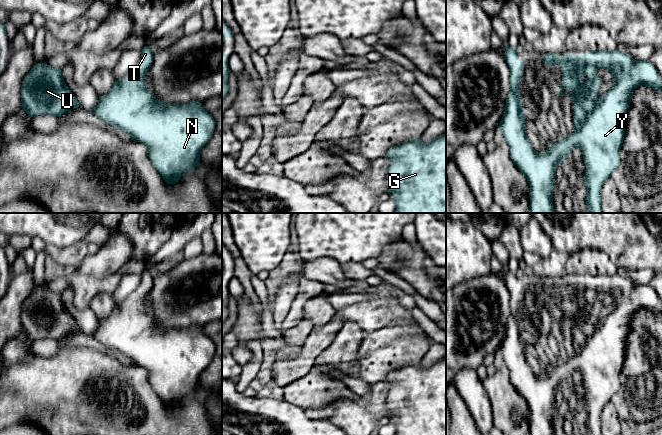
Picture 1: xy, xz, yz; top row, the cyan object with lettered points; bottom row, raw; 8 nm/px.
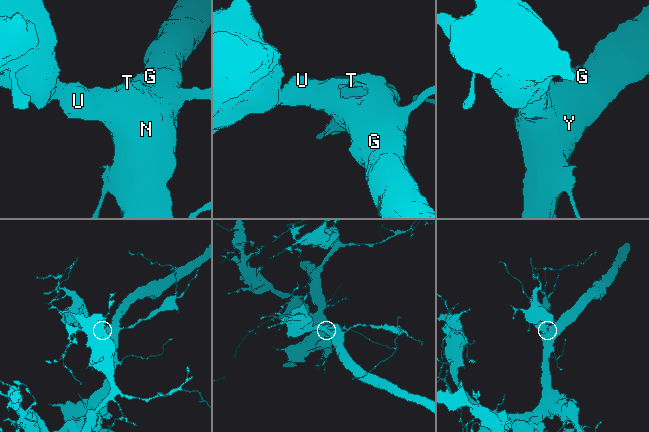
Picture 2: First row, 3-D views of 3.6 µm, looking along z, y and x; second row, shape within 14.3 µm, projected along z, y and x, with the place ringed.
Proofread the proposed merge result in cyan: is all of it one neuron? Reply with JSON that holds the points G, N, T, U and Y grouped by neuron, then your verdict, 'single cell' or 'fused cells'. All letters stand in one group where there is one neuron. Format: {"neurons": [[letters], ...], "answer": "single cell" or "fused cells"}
{"neurons": [["G", "N", "T", "U", "Y"]], "answer": "single cell"}

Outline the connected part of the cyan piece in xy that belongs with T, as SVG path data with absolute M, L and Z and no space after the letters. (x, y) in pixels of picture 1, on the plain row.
M151 270L143 271L139 287L123 302L115 304L111 314L99 320L98 328L89 335L105 347L120 352L134 365L146 369L150 384L162 402L167 408L175 408L186 396L195 395L195 391L201 389L201 373L211 363L216 347L199 325L178 329L158 324L145 305L152 287Z

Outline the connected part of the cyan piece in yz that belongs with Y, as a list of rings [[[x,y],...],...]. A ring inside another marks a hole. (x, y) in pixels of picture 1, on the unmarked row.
[[[508,268],[505,273],[506,286],[510,294],[510,313],[506,323],[505,336],[499,349],[502,351],[504,365],[509,370],[510,381],[513,387],[523,397],[530,409],[529,435],[555,435],[553,429],[553,409],[555,408],[556,393],[564,386],[564,382],[568,378],[571,378],[577,371],[581,373],[586,389],[584,409],[587,411],[586,428],[588,435],[602,435],[601,414],[605,405],[608,404],[612,397],[620,390],[620,374],[625,360],[626,338],[630,331],[633,315],[640,309],[644,309],[653,314],[662,314],[662,303],[657,293],[649,284],[636,285],[628,277],[621,275],[619,272],[616,272],[613,275],[588,275],[581,279],[568,277],[564,280],[559,280],[556,277],[546,277],[544,287],[547,290],[558,288],[562,293],[562,304],[565,302],[567,303],[565,307],[559,309],[559,319],[560,321],[563,321],[565,318],[569,318],[571,325],[574,327],[573,347],[575,354],[573,357],[569,358],[567,362],[560,362],[558,366],[551,368],[545,376],[538,377],[532,371],[532,368],[526,359],[526,340],[522,332],[521,319],[518,314],[520,305],[524,301],[524,286],[520,285],[518,282],[517,276],[519,274],[520,271],[514,273]],[[601,291],[612,297],[613,310],[602,321],[598,322],[597,315],[599,314],[602,303],[597,298],[597,294]]]

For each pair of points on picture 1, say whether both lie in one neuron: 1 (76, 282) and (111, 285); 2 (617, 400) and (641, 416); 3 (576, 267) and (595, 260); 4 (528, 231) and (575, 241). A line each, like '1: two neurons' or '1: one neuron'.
1: one neuron
2: one neuron
3: one neuron
4: two neurons

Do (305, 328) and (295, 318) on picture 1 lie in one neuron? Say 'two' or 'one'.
two

